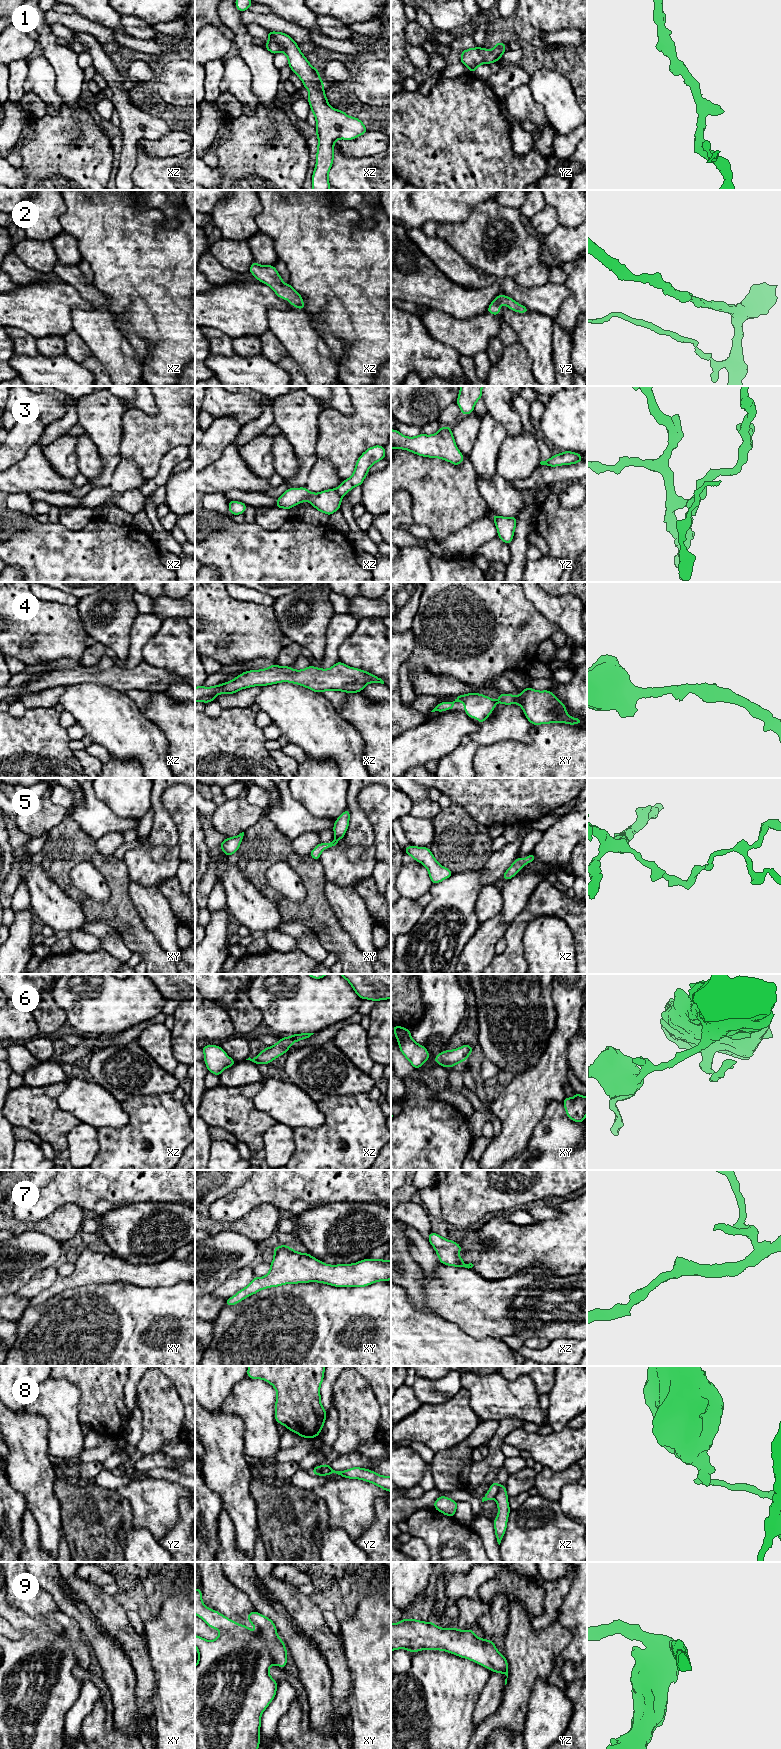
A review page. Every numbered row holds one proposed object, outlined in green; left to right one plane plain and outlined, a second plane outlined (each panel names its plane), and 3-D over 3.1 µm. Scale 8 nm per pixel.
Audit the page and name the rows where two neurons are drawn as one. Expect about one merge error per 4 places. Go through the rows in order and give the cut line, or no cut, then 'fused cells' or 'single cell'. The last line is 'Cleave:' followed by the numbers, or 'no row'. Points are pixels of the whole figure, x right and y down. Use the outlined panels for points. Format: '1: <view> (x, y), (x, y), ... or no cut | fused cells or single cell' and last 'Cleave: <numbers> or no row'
1: no cut | single cell
2: no cut | single cell
3: xz (335, 489), (341, 496) | fused cells
4: no cut | single cell
5: no cut | single cell
6: no cut | single cell
7: no cut | single cell
8: xz (501, 1485), (494, 1497) | fused cells
9: no cut | single cell
Cleave: 3, 8

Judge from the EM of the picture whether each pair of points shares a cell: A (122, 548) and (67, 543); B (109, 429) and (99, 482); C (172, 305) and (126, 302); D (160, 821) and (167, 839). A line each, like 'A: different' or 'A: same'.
A: same
B: same
C: same
D: same

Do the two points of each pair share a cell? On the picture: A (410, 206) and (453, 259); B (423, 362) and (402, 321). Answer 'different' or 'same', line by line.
A: different
B: same

